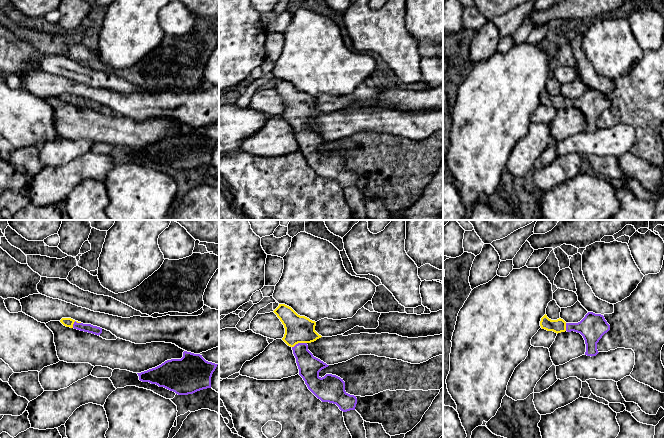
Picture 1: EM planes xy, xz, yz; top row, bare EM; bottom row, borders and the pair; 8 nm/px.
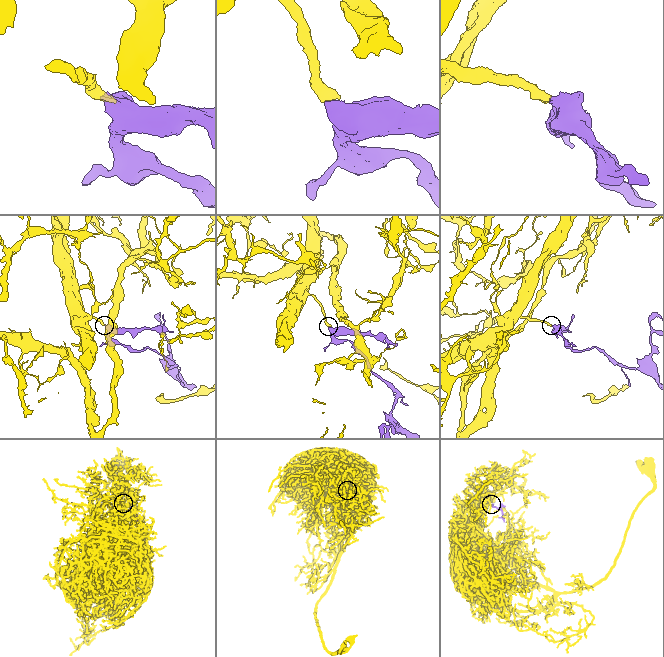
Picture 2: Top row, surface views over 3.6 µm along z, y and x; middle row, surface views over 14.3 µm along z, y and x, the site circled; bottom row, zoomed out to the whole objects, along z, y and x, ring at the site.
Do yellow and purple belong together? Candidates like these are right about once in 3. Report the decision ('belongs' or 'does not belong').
belongs

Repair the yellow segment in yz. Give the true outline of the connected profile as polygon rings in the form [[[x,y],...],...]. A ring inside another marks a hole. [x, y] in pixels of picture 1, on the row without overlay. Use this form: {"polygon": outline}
{"polygon": [[[588,88],[585,93],[578,99],[566,99],[563,95],[551,96],[545,90],[540,97],[542,105],[553,107],[555,109],[561,108],[577,108],[580,109],[586,120],[587,132],[596,132],[599,128],[597,126],[597,119],[602,112],[610,106],[610,101],[601,90]]]}

